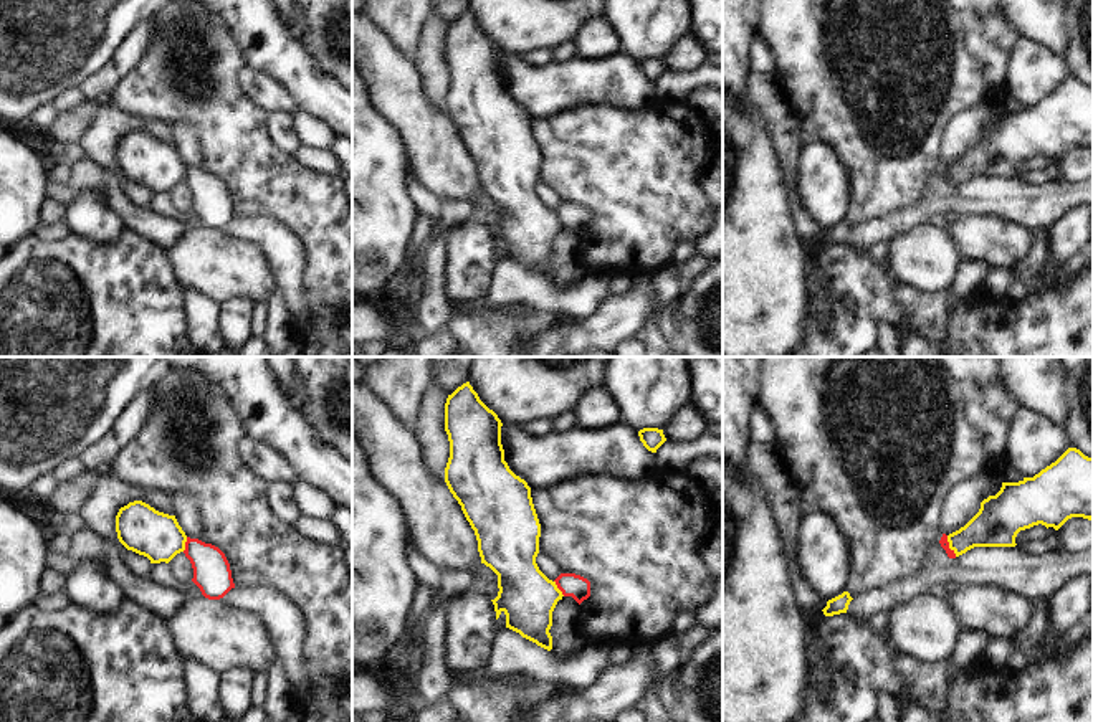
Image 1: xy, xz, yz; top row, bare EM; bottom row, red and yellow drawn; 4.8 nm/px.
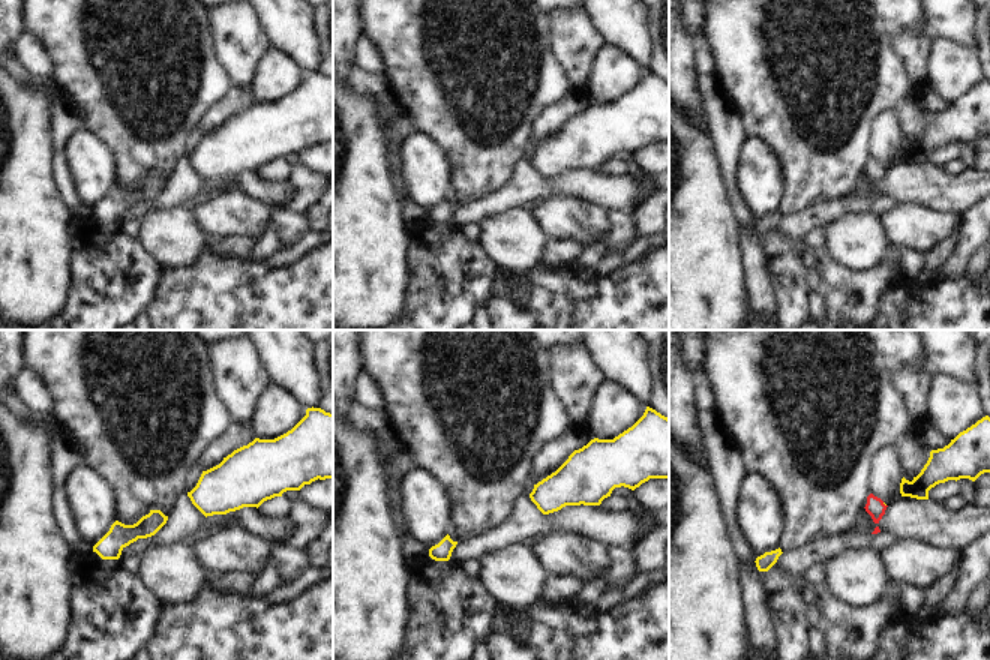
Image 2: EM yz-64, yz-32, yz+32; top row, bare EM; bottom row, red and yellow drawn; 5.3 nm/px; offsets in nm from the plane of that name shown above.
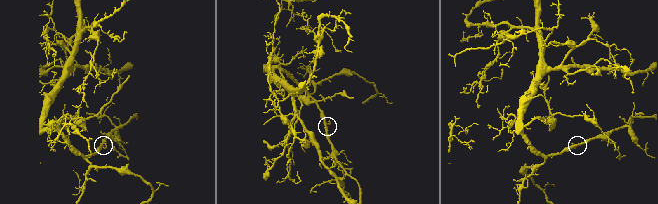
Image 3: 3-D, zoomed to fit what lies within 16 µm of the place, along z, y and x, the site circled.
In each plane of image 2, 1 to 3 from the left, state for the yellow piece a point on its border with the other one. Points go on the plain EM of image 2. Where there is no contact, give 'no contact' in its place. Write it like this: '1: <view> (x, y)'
1: no contact
2: no contact
3: yz+32 (884, 168)

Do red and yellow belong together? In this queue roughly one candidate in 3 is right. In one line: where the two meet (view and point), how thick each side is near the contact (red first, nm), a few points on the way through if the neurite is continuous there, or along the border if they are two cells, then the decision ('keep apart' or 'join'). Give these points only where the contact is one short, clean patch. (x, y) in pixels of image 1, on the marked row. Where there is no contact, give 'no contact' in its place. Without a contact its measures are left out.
meets red in yz at (948, 546); 50 nm thick on the red side, 200 nm on the other; border along yz (946, 536), (948, 547), (956, 555); keep apart

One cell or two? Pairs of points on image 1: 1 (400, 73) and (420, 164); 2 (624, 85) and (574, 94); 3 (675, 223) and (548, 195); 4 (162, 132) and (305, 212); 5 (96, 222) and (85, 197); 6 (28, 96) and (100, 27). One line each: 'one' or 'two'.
1: one
2: one
3: two
4: two
5: one
6: one

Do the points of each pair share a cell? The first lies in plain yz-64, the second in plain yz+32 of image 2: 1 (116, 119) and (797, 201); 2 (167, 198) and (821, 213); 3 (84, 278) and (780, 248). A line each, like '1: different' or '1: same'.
1: same
2: same
3: same

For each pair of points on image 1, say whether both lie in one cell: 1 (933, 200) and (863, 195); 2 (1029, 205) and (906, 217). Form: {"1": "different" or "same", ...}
{"1": "different", "2": "same"}

